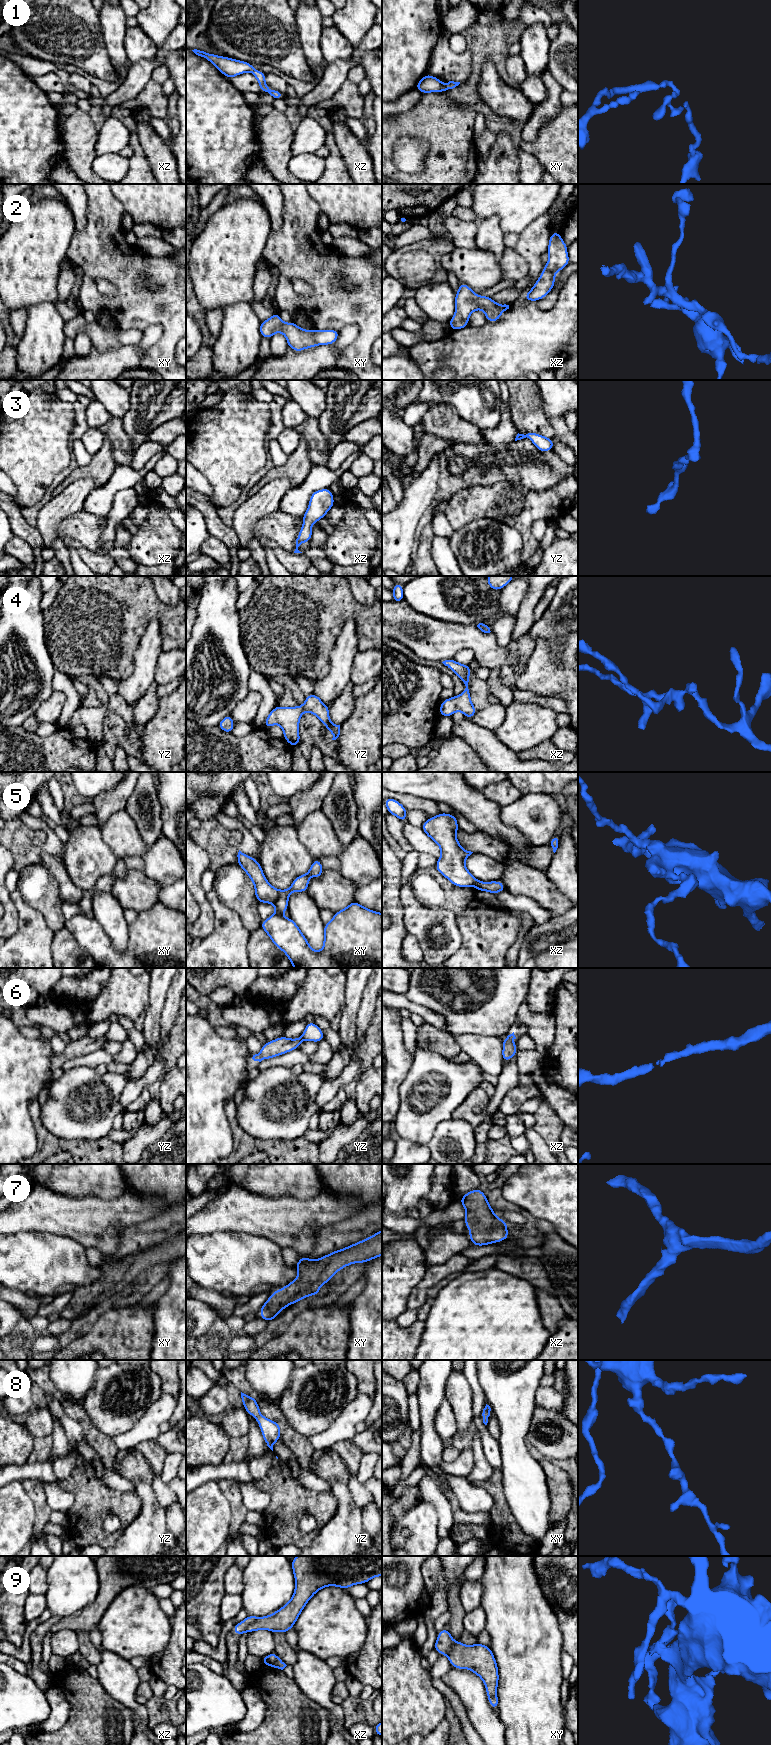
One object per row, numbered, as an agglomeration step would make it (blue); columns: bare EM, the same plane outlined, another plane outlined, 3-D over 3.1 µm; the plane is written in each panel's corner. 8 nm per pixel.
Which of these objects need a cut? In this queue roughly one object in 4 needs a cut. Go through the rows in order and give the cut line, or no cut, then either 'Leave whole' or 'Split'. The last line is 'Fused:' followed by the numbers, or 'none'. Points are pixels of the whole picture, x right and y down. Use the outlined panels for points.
1: No split. Leave whole
2: No split. Leave whole
3: No split. Leave whole
4: No split. Leave whole
5: No split. Leave whole
6: No split. Leave whole
7: No split. Leave whole
8: No split. Leave whole
9: Split along xz (258, 1618), (246, 1630). Split
Fused: 9

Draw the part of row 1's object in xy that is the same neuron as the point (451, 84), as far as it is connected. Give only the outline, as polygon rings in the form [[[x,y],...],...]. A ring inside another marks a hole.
[[[425,74],[424,77],[416,84],[415,89],[423,94],[430,92],[446,92],[448,89],[453,89],[460,82],[449,81],[447,84],[442,84],[439,78]]]

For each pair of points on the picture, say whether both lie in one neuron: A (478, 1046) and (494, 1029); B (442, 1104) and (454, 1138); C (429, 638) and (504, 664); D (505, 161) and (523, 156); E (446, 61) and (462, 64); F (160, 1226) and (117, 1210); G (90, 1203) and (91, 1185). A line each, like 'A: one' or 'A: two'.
A: two
B: two
C: one
D: two
E: one
F: two
G: two

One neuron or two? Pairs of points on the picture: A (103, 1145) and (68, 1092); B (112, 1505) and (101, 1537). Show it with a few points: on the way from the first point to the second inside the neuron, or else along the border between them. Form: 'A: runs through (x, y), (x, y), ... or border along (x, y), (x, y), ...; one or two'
A: border along (107, 1135), (98, 1139), (76, 1140); two
B: runs through (104, 1512), (98, 1518), (98, 1529); one

